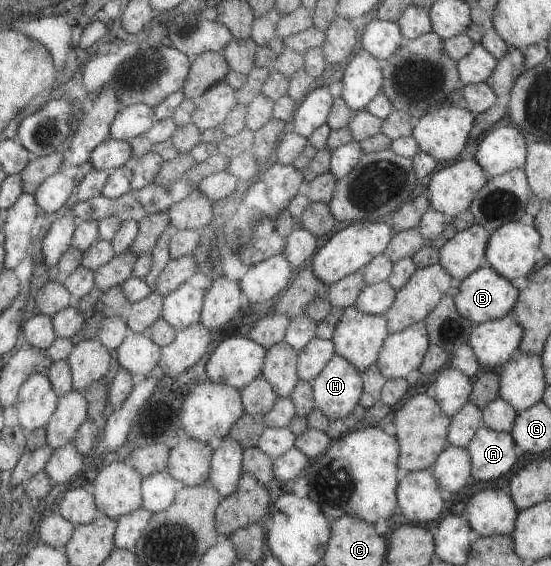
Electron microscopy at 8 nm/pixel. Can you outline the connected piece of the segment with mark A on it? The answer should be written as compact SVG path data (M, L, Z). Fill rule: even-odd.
M484 426L478 427L465 449L470 459L470 479L473 482L488 482L490 479L503 477L516 464L519 455L509 432L492 430Z

